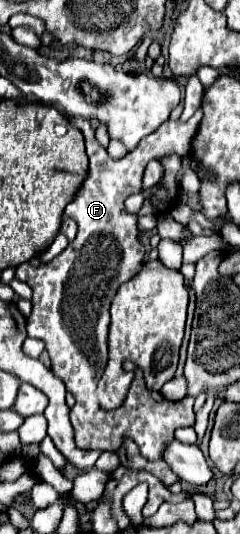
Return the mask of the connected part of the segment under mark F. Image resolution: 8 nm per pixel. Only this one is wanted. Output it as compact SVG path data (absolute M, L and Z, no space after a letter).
M62 108L58 110L84 134L90 164L86 182L78 188L78 194L64 212L78 222L76 240L70 242L68 248L52 262L24 262L16 268L16 278L20 282L26 282L34 290L32 311L26 319L27 335L46 344L54 374L76 398L76 404L70 410L70 420L74 426L78 448L88 450L92 448L90 444L110 444L110 450L118 450L124 438L132 438L146 460L158 460L162 458L164 444L174 438L176 428L194 426L194 396L186 396L180 402L170 402L158 394L156 400L146 388L142 371L134 362L128 362L126 368L134 370L135 377L126 399L118 410L106 412L98 406L96 384L108 362L106 338L110 326L110 302L114 300L118 286L136 276L146 262L146 248L138 240L138 216L126 212L124 200L132 194L142 192L142 174L150 160L170 152L188 156L190 138L196 134L202 120L202 108L198 108L196 114L186 122L166 120L154 134L142 138L142 142L132 152L118 160L110 158L106 148L98 144L90 120L74 118Z

